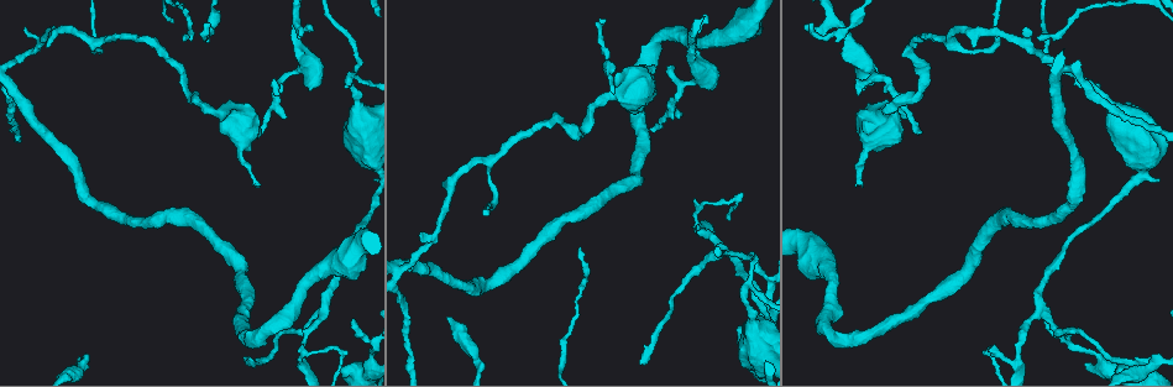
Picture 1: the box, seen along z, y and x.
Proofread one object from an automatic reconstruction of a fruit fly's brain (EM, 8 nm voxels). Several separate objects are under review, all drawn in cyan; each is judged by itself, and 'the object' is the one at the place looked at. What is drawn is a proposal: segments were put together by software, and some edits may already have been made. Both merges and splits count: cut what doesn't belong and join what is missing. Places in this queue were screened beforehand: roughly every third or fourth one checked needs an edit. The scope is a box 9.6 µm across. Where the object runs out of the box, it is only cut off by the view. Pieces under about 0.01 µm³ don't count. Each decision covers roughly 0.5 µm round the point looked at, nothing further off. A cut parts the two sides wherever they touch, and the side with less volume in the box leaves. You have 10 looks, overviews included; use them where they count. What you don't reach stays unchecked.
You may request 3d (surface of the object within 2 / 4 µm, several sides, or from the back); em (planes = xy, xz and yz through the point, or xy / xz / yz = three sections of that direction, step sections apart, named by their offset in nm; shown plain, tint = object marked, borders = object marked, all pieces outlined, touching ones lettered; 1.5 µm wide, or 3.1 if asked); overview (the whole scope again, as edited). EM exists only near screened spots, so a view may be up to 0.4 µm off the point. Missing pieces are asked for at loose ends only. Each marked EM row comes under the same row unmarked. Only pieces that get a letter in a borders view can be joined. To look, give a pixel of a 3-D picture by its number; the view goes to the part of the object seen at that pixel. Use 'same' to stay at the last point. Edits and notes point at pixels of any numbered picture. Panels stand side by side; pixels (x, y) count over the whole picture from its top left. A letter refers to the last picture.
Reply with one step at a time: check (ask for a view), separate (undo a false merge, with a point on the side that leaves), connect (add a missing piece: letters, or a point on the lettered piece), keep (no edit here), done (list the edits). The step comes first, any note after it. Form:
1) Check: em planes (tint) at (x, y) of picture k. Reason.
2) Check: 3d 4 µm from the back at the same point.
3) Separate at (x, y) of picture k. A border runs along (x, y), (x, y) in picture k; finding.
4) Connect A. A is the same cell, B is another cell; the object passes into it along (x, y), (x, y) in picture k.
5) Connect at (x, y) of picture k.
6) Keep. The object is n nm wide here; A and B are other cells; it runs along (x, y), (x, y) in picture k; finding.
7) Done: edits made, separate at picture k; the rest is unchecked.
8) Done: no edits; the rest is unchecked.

Check: 3d 2 µm from the back at (873, 72) of picture 1. Sharp bend.

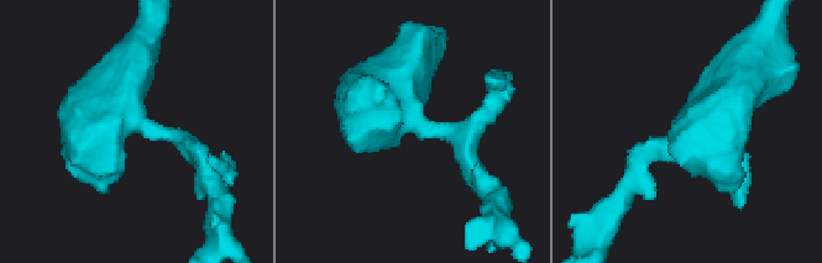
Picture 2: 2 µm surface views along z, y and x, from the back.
Check: em planes (borders) at (441, 129) of picture 2. Need the tissue.

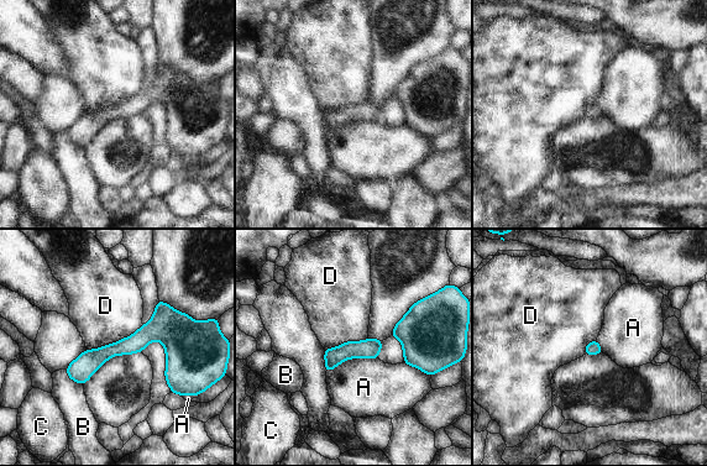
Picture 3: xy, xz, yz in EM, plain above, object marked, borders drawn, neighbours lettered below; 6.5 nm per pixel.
Keep. A, B, C and D are other cells; a border runs along (142, 324), (126, 338), (87, 350) in picture 3; all the same cell.

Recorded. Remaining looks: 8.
Check: em yz step 8 (borders) at (309, 25) of picture 1. An open end.

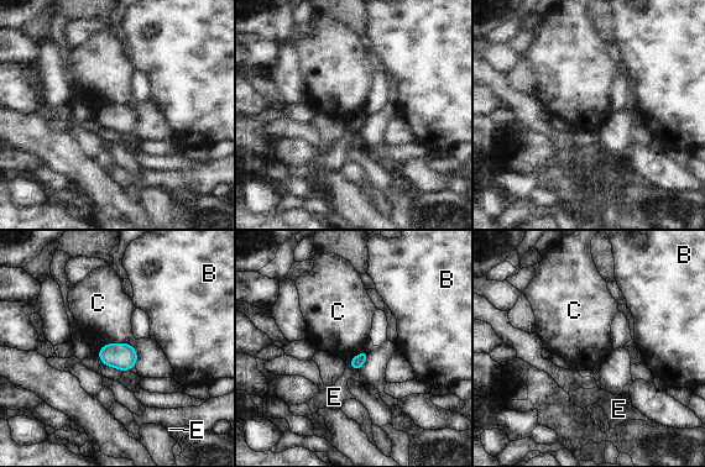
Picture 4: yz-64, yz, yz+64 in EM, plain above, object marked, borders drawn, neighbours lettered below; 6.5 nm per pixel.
Keep. B, C and E are other cells; a border runs along (97, 353), (129, 344), (137, 360) in picture 4; none of them fits.

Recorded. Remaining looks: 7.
Check: 3d 2 µm at (186, 37) of picture 1. Tapers out.

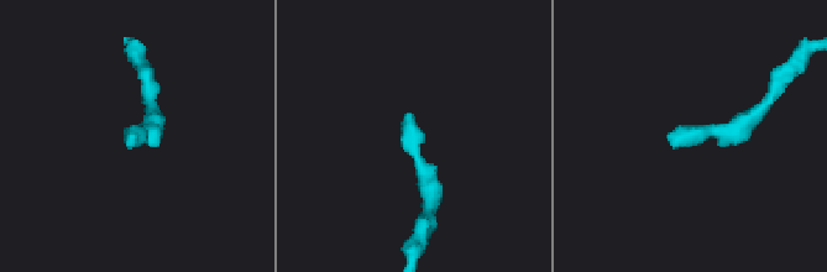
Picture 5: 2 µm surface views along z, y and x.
Check: em planes (tint) at (130, 135) of picture 5.

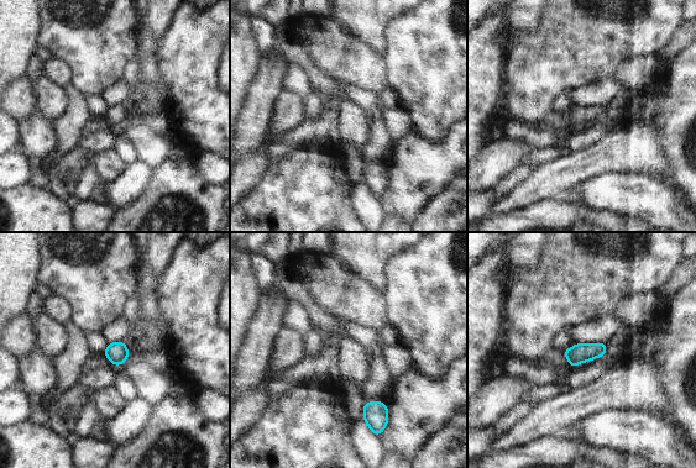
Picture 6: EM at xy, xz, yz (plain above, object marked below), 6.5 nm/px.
Check: em planes (borders) at the same point.

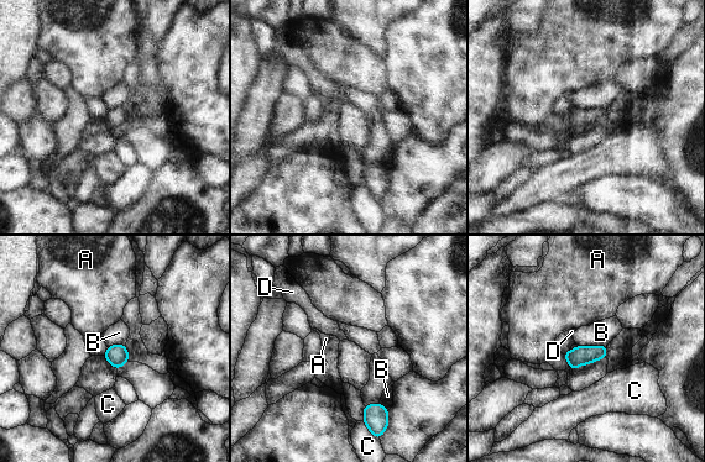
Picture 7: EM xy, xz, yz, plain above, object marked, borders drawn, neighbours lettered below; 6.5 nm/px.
Keep. A, B, C and D are other cells; a border runs along (578, 344), (606, 346) in picture 7; no lettered piece goes on from it.

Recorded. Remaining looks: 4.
Check: 3d 4 µm at (351, 319) of picture 1. Free end.

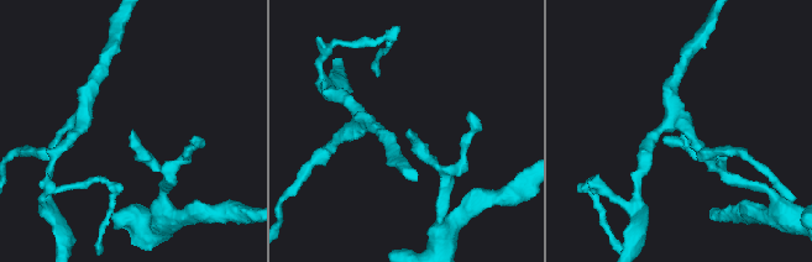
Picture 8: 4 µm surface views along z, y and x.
Check: em yz step 4 (borders) at (132, 129) of picture 8. Shape alone is not enough.

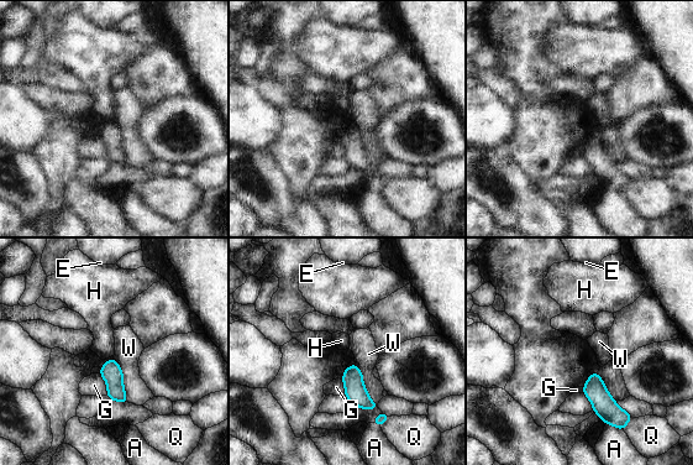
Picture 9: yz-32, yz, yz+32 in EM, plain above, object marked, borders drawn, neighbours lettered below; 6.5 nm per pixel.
Check: em planes (borders) at the same point. Cut it another way.

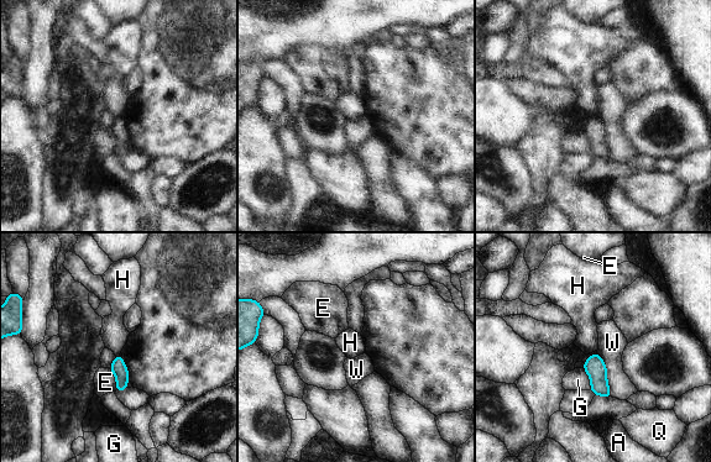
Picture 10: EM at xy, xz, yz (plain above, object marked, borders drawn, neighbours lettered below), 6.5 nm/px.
Keep. A, E, G, H, Q and W are other cells; a border runs along (119, 353), (115, 356) in picture 10; none of them fits.

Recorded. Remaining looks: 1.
Done: no edits; the rest is unchecked.

